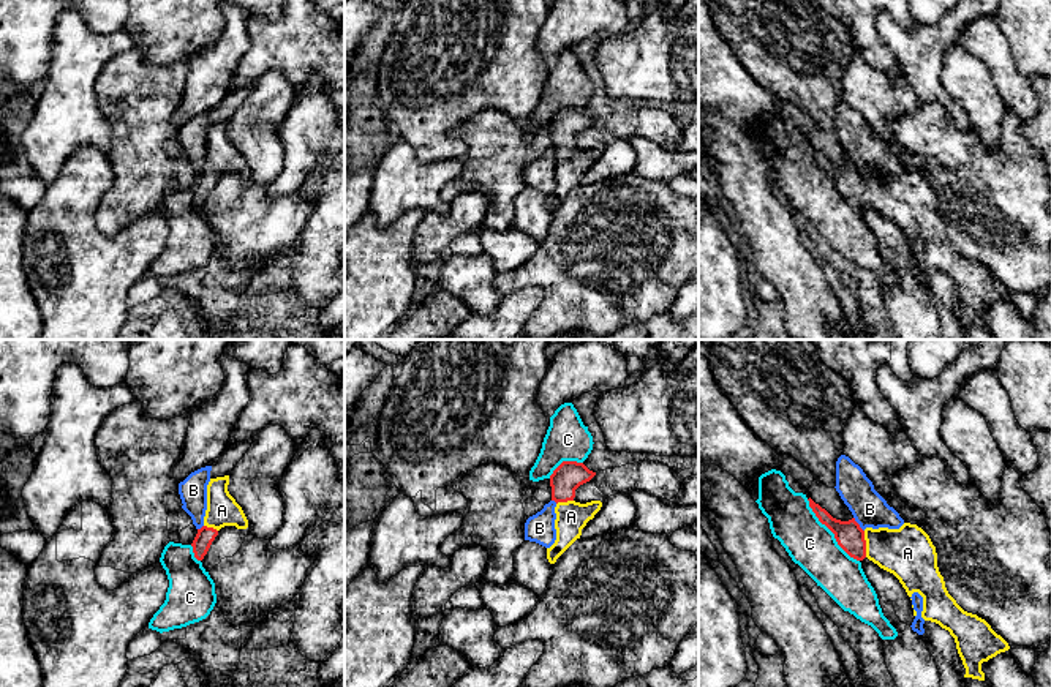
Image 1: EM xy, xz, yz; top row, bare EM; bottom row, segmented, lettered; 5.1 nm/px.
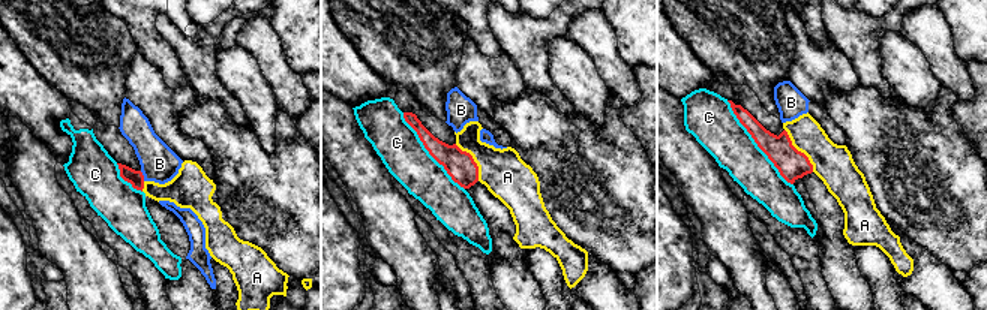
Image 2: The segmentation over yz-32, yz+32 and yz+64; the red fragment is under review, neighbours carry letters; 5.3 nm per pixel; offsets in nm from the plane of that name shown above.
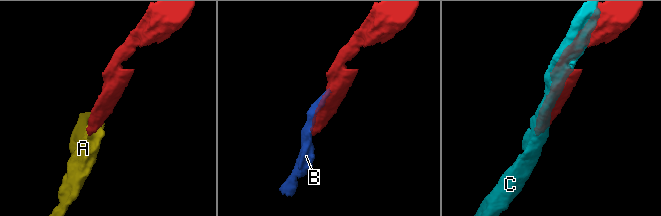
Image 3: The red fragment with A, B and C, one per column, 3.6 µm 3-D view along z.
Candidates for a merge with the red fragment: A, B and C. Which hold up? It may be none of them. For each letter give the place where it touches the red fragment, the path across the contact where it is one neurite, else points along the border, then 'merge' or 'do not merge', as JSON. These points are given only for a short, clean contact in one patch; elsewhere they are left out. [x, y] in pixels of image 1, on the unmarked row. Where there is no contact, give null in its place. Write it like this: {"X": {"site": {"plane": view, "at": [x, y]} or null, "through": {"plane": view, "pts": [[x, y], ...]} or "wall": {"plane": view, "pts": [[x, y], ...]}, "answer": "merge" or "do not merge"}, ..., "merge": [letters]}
{"A": {"site": {"plane": "yz", "at": [865, 190]}, "answer": "merge"}, "B": {"site": {"plane": "yz", "at": [858, 171]}, "answer": "do not merge"}, "C": {"site": {"plane": "yz", "at": [832, 177]}, "answer": "do not merge"}, "merge": ["A"]}

